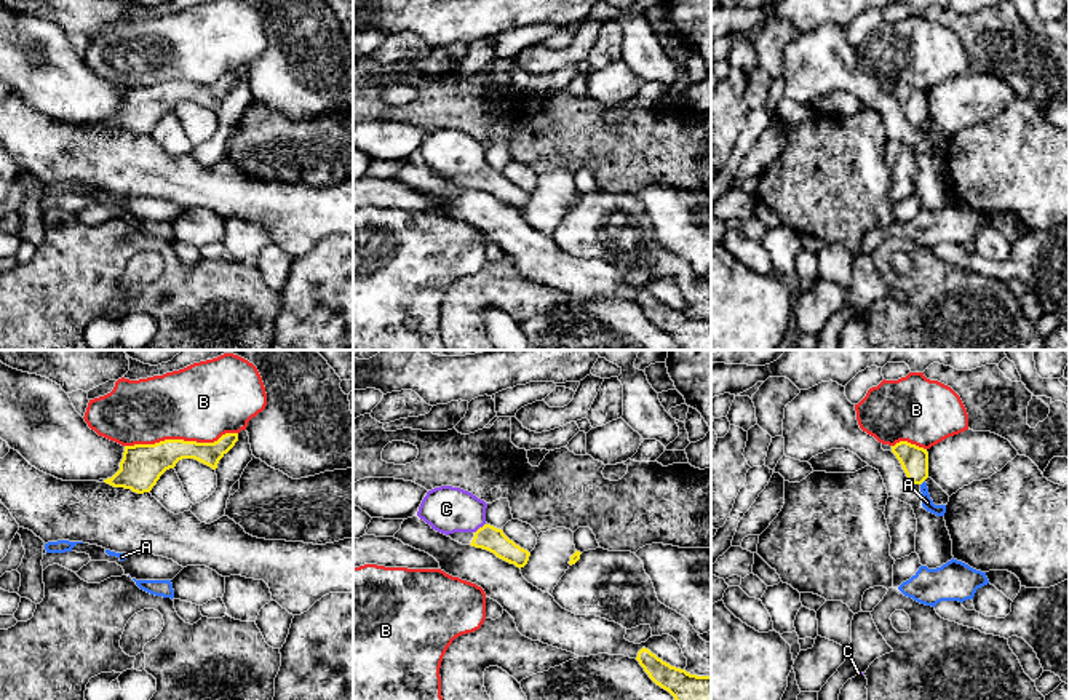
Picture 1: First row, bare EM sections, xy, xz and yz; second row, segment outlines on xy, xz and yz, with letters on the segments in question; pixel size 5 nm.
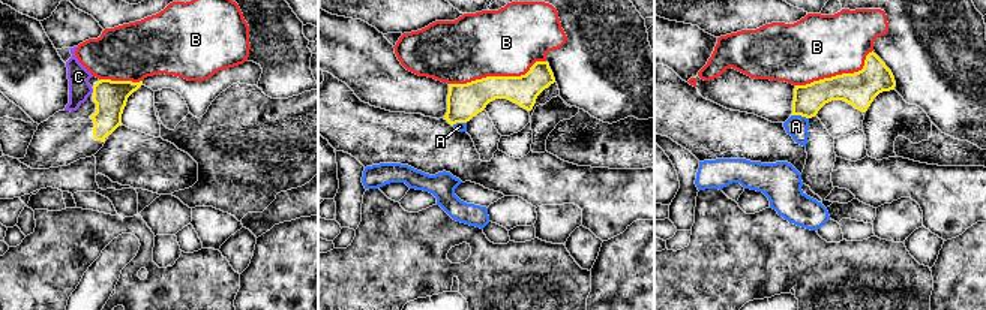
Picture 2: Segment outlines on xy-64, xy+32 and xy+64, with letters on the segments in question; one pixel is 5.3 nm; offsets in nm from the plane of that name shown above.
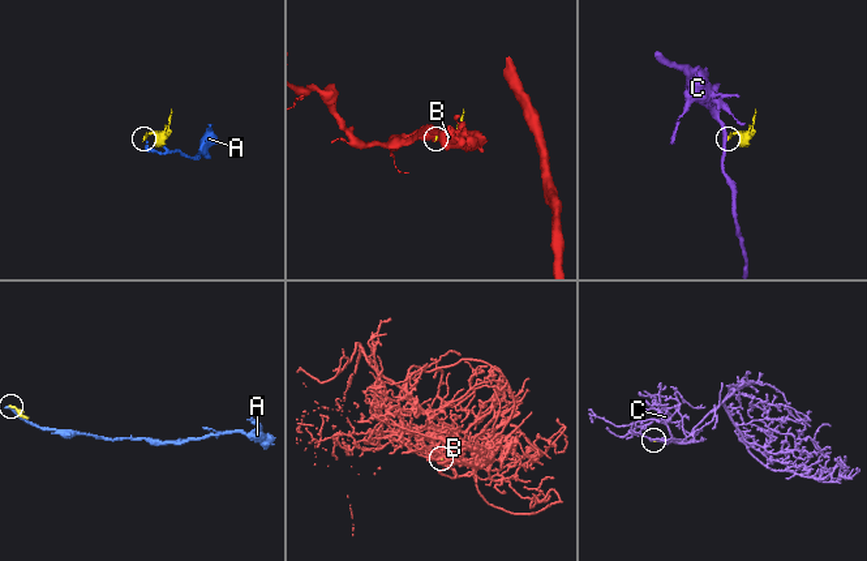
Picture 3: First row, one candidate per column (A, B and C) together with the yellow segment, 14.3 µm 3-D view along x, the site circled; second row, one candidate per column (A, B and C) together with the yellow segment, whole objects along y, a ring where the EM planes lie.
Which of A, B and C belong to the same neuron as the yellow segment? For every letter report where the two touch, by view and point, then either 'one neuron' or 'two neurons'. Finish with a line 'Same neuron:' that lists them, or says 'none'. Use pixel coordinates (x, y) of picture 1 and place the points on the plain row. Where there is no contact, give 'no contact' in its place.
A: yz (922, 123) | two neurons
B: xy (181, 82) | two neurons
C: xz (480, 170) | two neurons
Same neuron: none

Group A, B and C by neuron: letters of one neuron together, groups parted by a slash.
A / B / C

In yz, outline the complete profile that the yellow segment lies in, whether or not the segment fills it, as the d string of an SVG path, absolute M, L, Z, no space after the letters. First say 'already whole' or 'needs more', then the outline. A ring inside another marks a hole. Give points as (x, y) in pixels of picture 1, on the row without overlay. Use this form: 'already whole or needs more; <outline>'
already whole; M900 83L892 88L892 94L900 102L908 121L922 126L928 120L928 94L924 89Z

